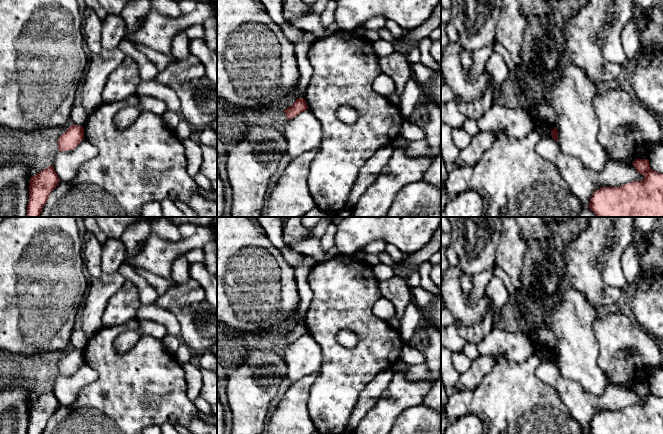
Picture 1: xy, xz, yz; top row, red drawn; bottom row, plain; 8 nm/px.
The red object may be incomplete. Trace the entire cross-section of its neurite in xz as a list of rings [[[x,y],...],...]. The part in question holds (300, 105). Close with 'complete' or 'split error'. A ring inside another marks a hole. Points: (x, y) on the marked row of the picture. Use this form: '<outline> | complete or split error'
[[[298,98],[290,107],[285,109],[284,112],[286,117],[290,120],[306,109],[308,109],[306,101],[303,98]]] | complete

